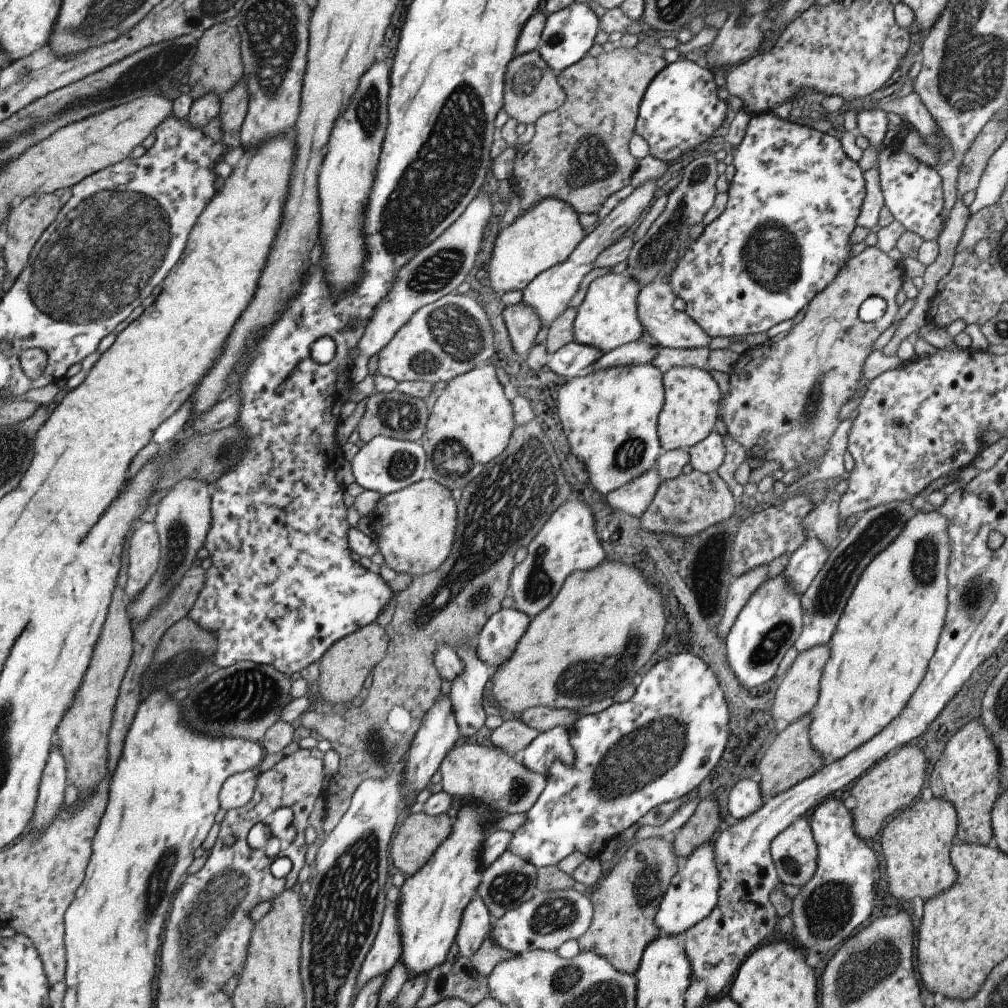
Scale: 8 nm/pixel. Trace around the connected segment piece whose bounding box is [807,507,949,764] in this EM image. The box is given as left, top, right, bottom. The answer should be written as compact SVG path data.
M931 507L929 512L911 516L899 536L865 566L850 593L827 644L829 653L819 678L817 702L809 712L809 744L821 756L821 764L843 758L882 731L901 712L925 675L937 647L947 607L945 570L949 538L945 526L945 516Z

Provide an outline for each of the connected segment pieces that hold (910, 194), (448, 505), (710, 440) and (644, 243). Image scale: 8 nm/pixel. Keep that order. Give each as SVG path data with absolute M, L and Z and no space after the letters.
M891 148L877 150L877 171L879 172L880 190L883 206L889 210L893 221L903 225L905 231L917 234L925 240L936 240L943 224L942 189L936 168L929 168L923 162L903 152L893 152Z
M423 478L383 496L369 515L368 527L387 568L393 572L421 575L436 570L451 553L456 513L451 492L445 486Z
M711 432L701 442L691 446L687 452L688 463L692 469L709 473L719 468L724 458L725 448L721 436L717 432Z
M703 153L698 158L693 158L683 170L681 181L669 194L665 204L665 209L647 229L633 246L628 254L627 268L624 273L631 280L637 280L641 288L651 284L659 272L671 271L675 268L679 257L683 256L687 246L689 246L689 228L697 223L707 221L706 212L713 205L715 190L715 180L717 180L717 163L714 156Z

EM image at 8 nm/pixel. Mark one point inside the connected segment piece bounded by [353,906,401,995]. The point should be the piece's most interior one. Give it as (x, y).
(384, 952)

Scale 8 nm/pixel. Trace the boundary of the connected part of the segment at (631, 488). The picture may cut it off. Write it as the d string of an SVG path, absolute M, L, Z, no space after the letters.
M655 467L649 468L631 482L611 490L606 496L606 502L613 510L621 510L633 518L639 518L652 502L655 490L663 480Z

